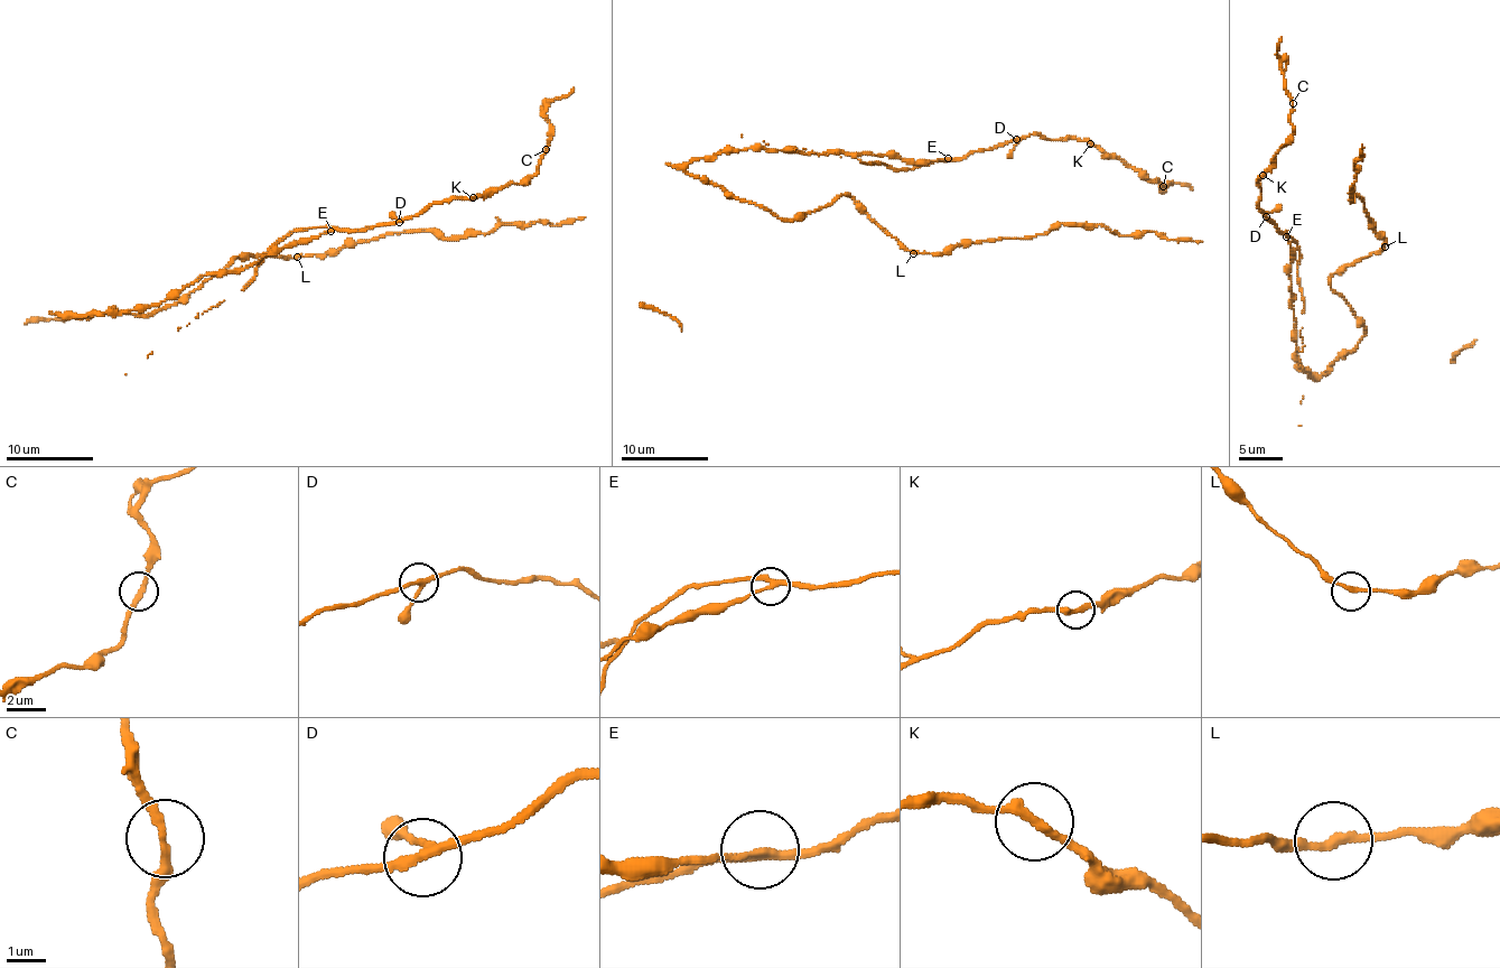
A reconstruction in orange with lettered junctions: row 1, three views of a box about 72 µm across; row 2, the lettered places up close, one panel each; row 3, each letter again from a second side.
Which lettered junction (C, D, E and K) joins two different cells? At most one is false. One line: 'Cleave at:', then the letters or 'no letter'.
Cleave at: E

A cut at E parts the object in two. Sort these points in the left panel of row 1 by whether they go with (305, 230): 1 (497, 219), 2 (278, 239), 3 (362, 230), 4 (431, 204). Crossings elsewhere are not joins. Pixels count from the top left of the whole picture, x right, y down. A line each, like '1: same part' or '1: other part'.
1: other part
2: same part
3: same part
4: same part

